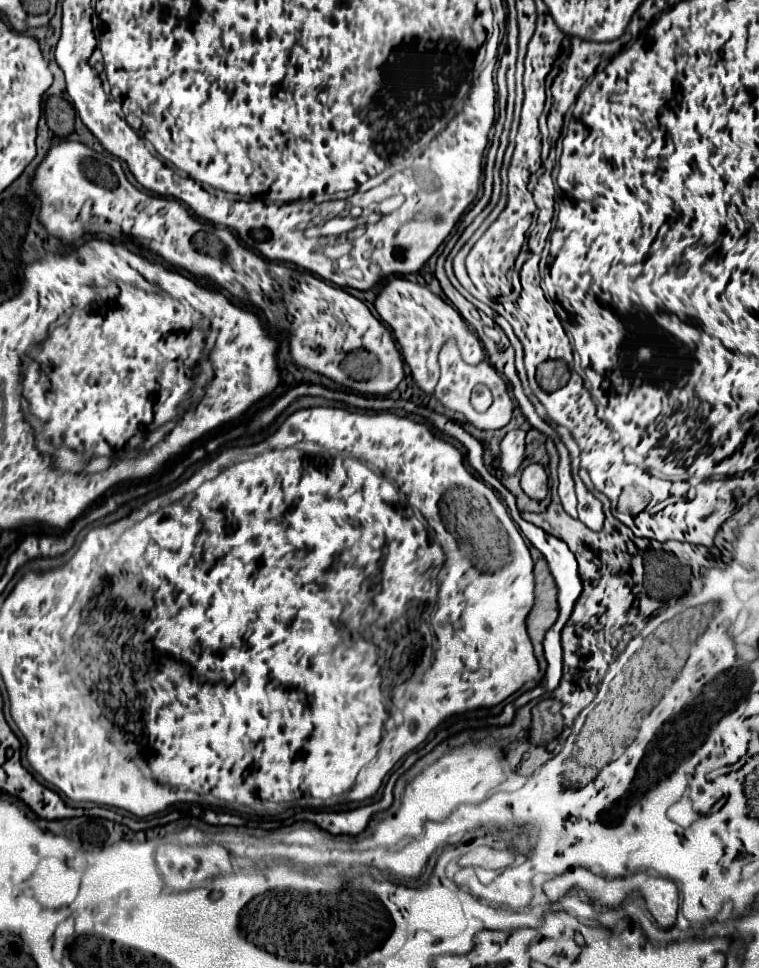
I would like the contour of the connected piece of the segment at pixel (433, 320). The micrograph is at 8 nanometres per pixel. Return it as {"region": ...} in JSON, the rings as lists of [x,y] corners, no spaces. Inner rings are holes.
{"region":[[[392,277],[380,289],[373,304],[378,315],[382,317],[382,321],[390,327],[396,343],[400,345],[402,357],[412,371],[412,379],[428,395],[434,393],[436,383],[438,383],[440,374],[438,354],[446,339],[452,337],[458,341],[460,353],[464,355],[464,361],[468,365],[476,365],[486,359],[482,343],[468,343],[468,341],[480,341],[480,339],[470,333],[462,315],[452,305],[448,305],[444,299],[434,295],[428,287],[412,283],[404,277]]]}

